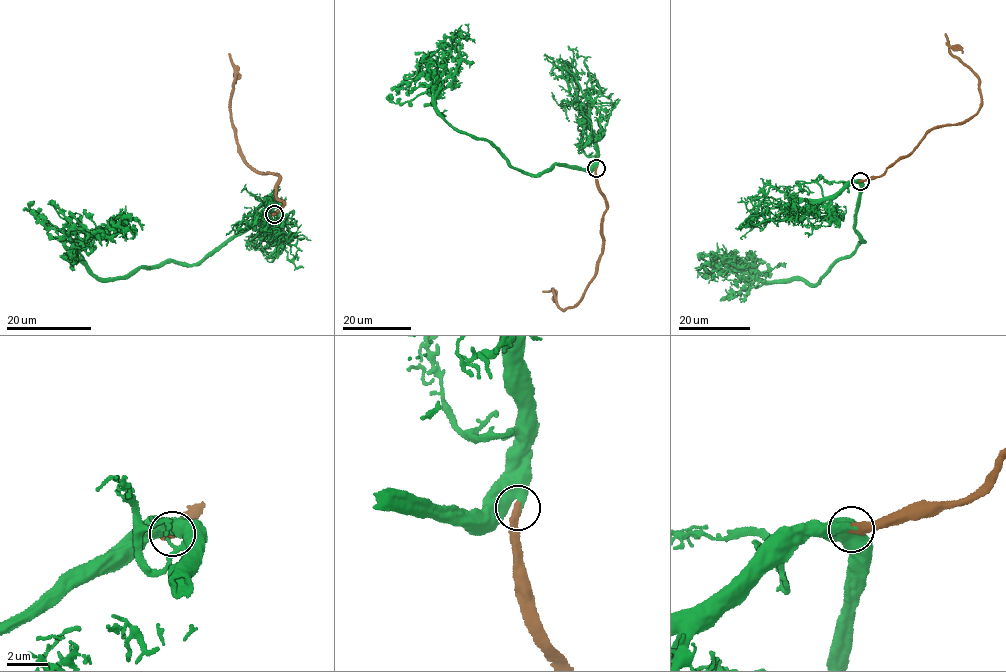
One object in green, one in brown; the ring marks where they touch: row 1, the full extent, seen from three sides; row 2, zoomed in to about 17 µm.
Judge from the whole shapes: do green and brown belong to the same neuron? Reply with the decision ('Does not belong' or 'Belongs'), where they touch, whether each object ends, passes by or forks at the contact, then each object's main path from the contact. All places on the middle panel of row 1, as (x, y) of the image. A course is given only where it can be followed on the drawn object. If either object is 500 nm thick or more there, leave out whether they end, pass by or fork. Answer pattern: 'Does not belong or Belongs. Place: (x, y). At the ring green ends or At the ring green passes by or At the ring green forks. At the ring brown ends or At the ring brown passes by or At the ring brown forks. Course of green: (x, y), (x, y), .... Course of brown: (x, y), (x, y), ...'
Belongs. Place: (596, 168). At the ring green ends. At the ring brown ends. Course of green: (596, 169), (556, 163), (528, 174), (488, 141), (450, 124), (436, 105), (438, 66), (455, 34), (475, 40). Course of brown: (596, 168), (606, 209), (594, 276), (580, 300), (562, 310), (553, 291), (542, 291)

